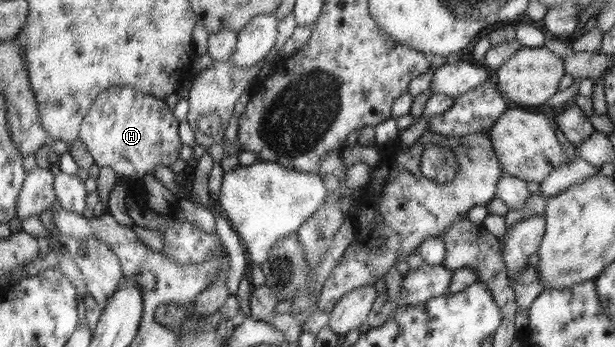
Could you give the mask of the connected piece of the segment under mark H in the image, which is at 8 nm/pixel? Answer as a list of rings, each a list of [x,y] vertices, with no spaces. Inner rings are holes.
[[[112,87],[102,91],[91,106],[86,118],[81,122],[80,139],[87,145],[95,164],[99,167],[112,167],[117,176],[126,179],[127,187],[130,183],[140,182],[147,173],[154,172],[158,165],[170,166],[180,155],[180,139],[178,139],[178,121],[172,115],[172,109],[152,95],[144,95],[132,87]]]

